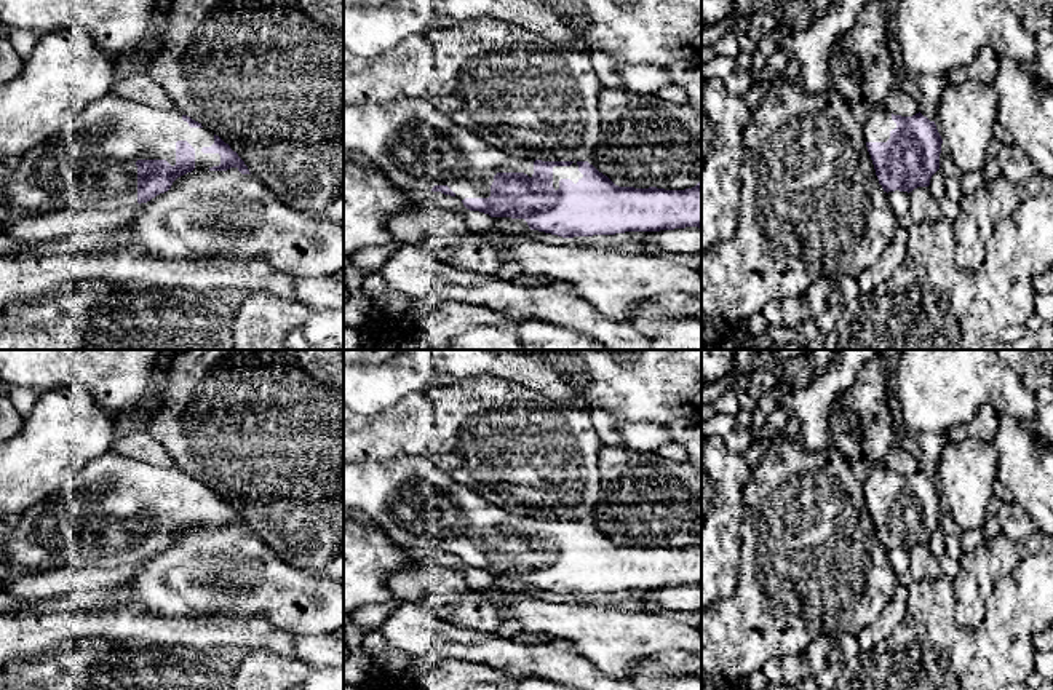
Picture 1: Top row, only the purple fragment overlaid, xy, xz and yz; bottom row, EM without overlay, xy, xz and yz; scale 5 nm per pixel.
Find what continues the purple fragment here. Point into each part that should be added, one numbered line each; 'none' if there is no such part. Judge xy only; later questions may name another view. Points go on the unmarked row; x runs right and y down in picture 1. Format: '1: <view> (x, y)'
1: xy (90, 523)

